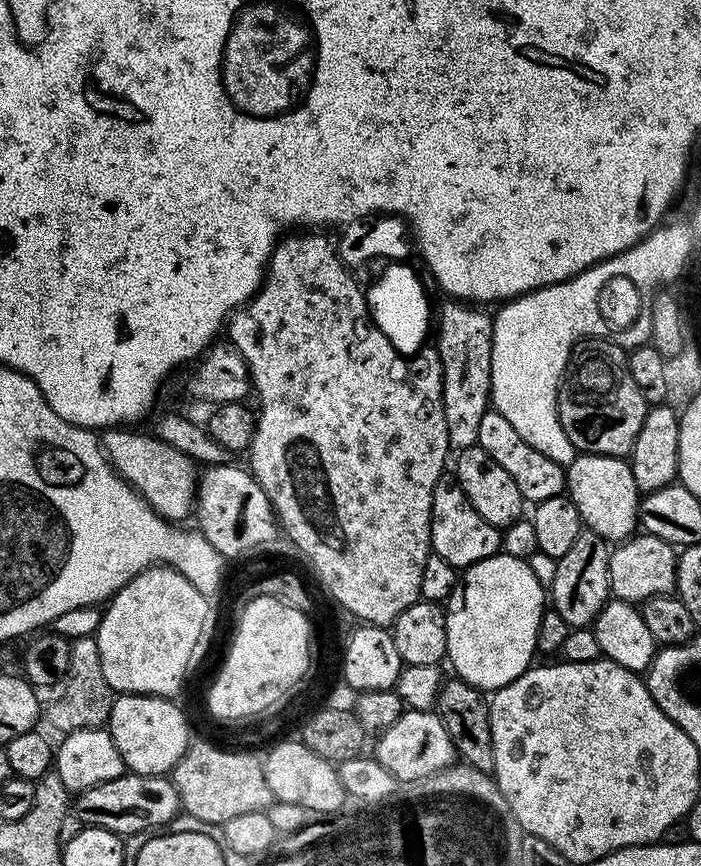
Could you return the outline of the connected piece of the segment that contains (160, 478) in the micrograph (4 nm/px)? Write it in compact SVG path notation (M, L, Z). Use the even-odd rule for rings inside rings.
M121 426L105 431L102 447L109 464L123 476L143 499L159 512L160 517L169 522L184 522L193 515L198 491L198 465L182 450L174 450L170 442L162 442L147 431L129 430Z

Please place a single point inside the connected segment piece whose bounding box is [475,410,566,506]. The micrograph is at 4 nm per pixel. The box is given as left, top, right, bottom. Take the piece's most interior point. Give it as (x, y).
(538, 477)

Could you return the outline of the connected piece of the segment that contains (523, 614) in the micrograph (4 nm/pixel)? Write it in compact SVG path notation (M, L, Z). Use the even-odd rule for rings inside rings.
M497 554L486 558L477 564L471 564L468 568L463 569L462 575L459 577L458 583L452 595L446 601L446 615L444 618L444 625L446 626L446 642L448 643L448 655L446 657L447 663L452 663L452 668L459 679L466 681L468 684L481 690L495 690L506 687L510 682L514 682L522 675L523 672L528 671L530 665L533 663L532 656L536 652L536 635L538 634L538 622L540 616L546 611L546 588L543 584L540 585L538 577L532 573L531 563L528 560L519 560L517 556L509 556L507 554Z

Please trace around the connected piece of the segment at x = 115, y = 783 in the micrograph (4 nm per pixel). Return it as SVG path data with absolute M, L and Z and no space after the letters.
M125 771L123 776L110 778L110 782L102 782L98 786L90 786L90 790L75 793L70 808L74 816L81 820L79 822L81 825L89 828L105 828L116 836L125 838L130 835L148 834L153 830L163 829L160 828L163 824L164 827L171 825L174 817L181 815L182 801L180 792L175 788L167 775L147 776L146 774Z

